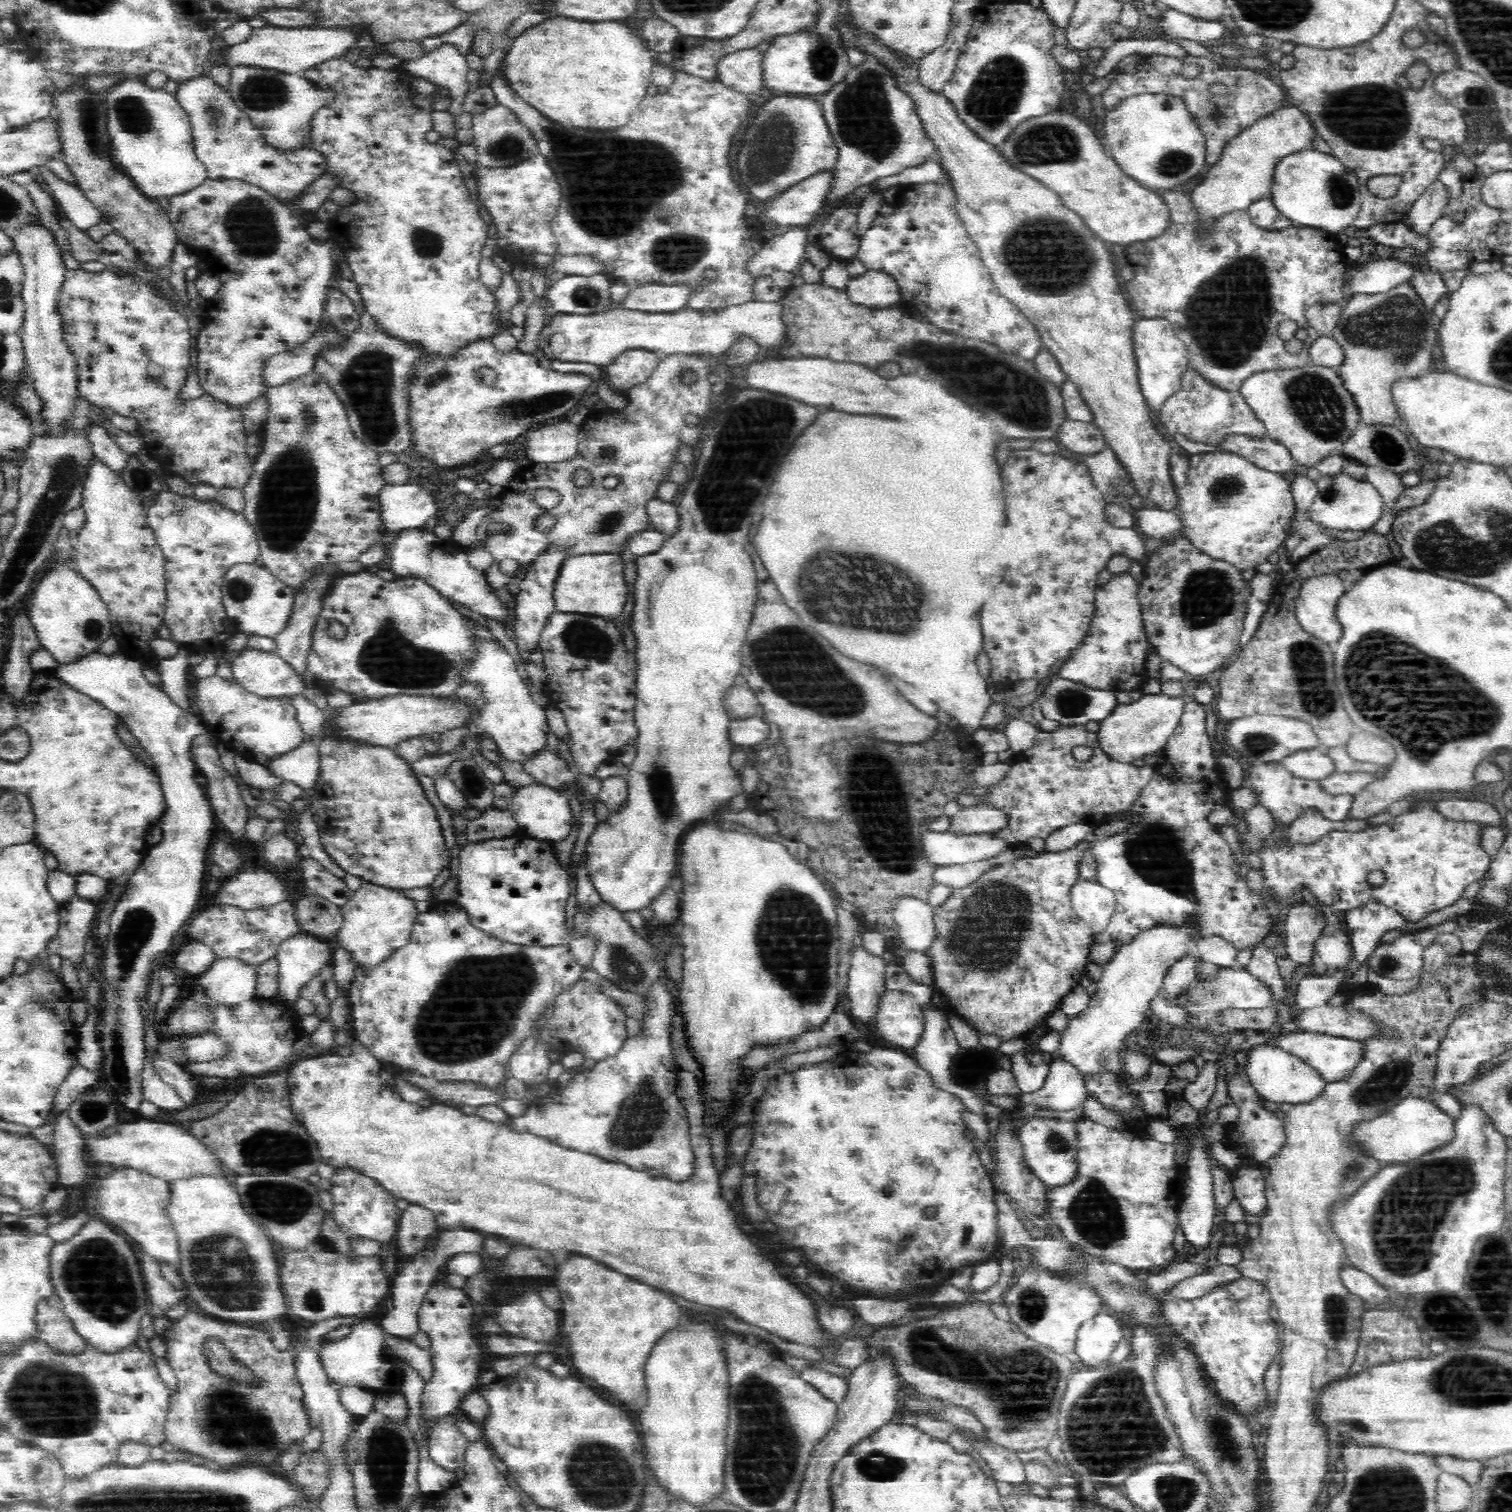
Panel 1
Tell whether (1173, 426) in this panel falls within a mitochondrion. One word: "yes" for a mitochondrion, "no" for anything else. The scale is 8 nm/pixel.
no

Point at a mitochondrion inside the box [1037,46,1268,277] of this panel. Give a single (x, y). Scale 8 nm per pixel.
(1173, 165)

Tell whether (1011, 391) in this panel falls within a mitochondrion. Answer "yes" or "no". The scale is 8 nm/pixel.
yes

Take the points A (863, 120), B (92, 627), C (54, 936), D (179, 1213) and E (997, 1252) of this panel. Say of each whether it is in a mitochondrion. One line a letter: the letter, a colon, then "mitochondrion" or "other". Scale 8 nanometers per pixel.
A: mitochondrion
B: mitochondrion
C: other
D: other
E: other

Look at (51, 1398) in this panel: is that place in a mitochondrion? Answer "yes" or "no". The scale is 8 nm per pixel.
yes

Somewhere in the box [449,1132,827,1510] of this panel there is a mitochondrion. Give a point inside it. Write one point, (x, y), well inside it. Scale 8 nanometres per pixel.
(765, 1457)

